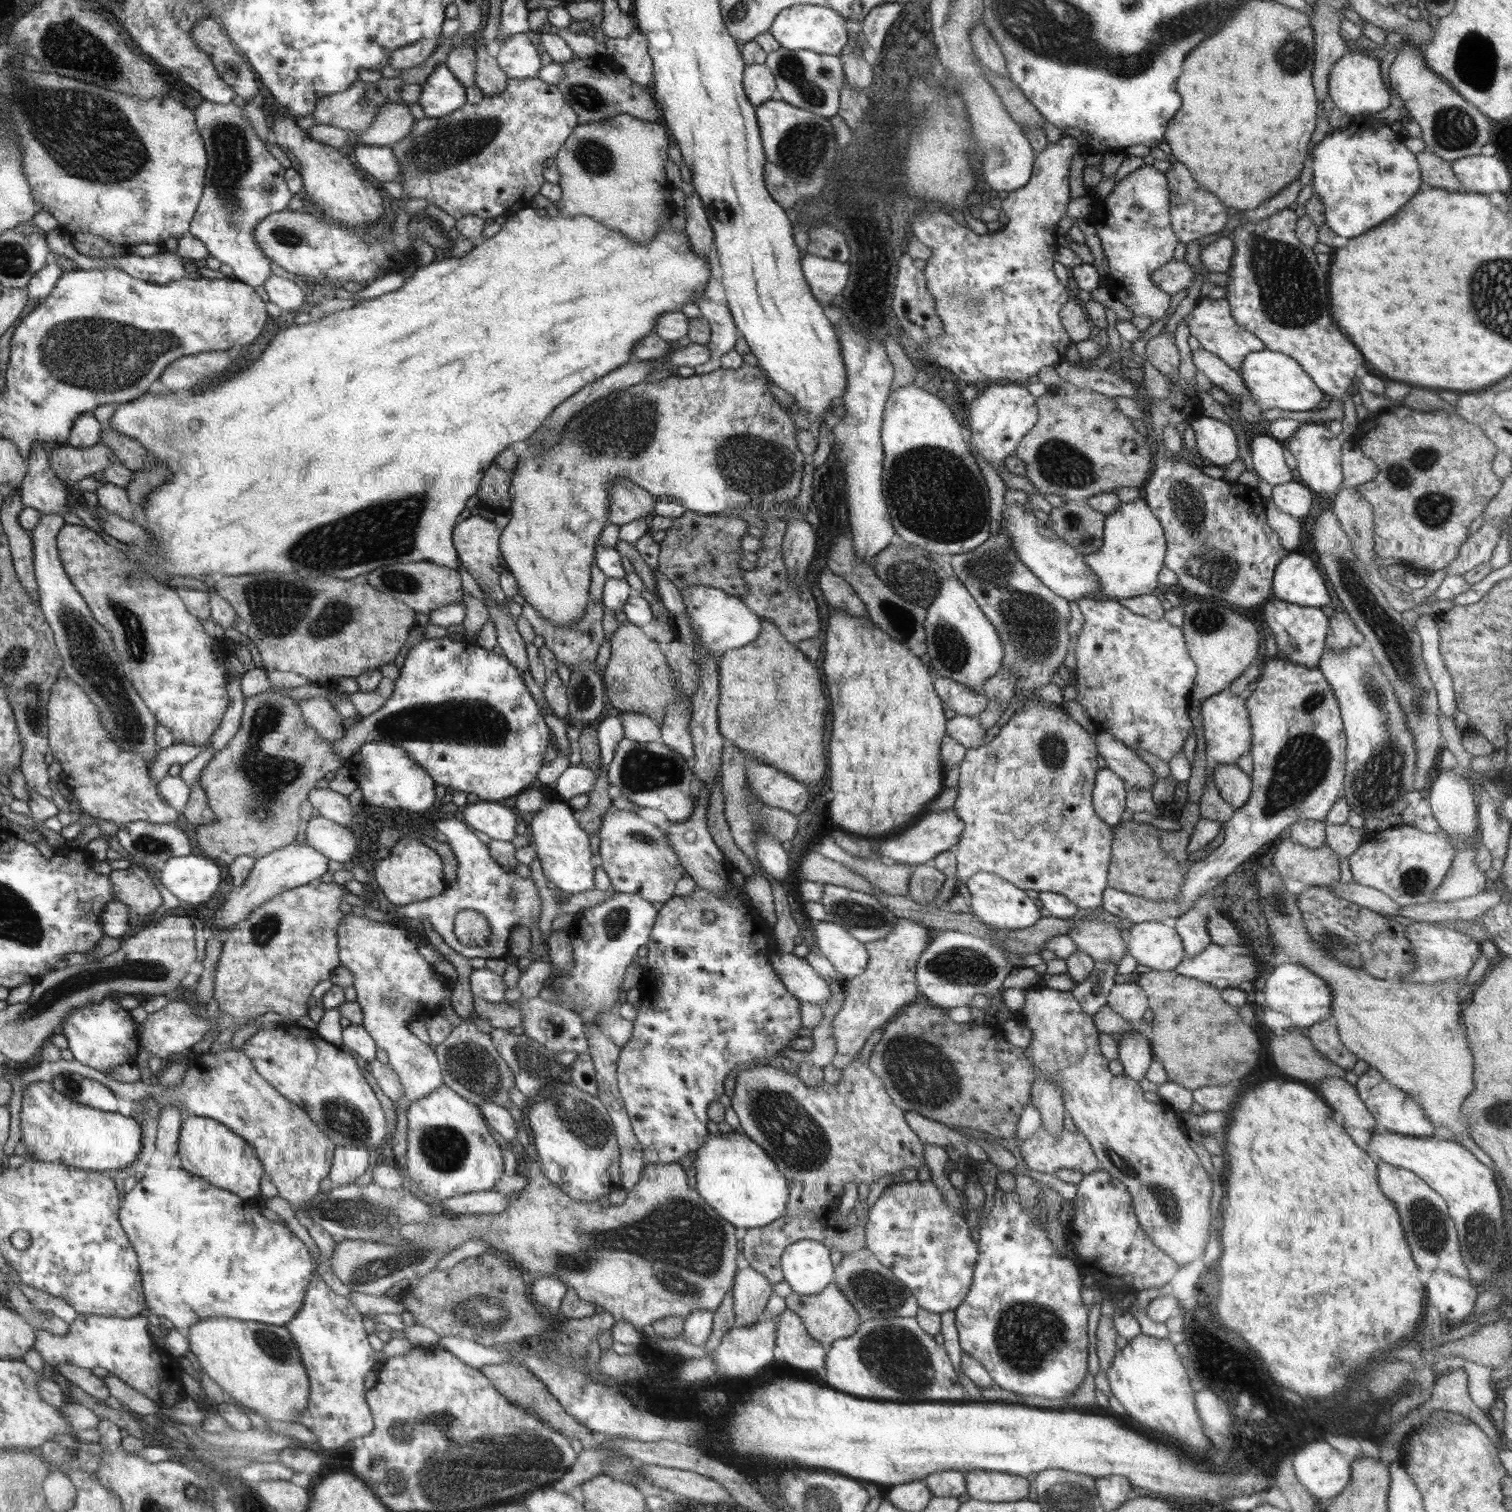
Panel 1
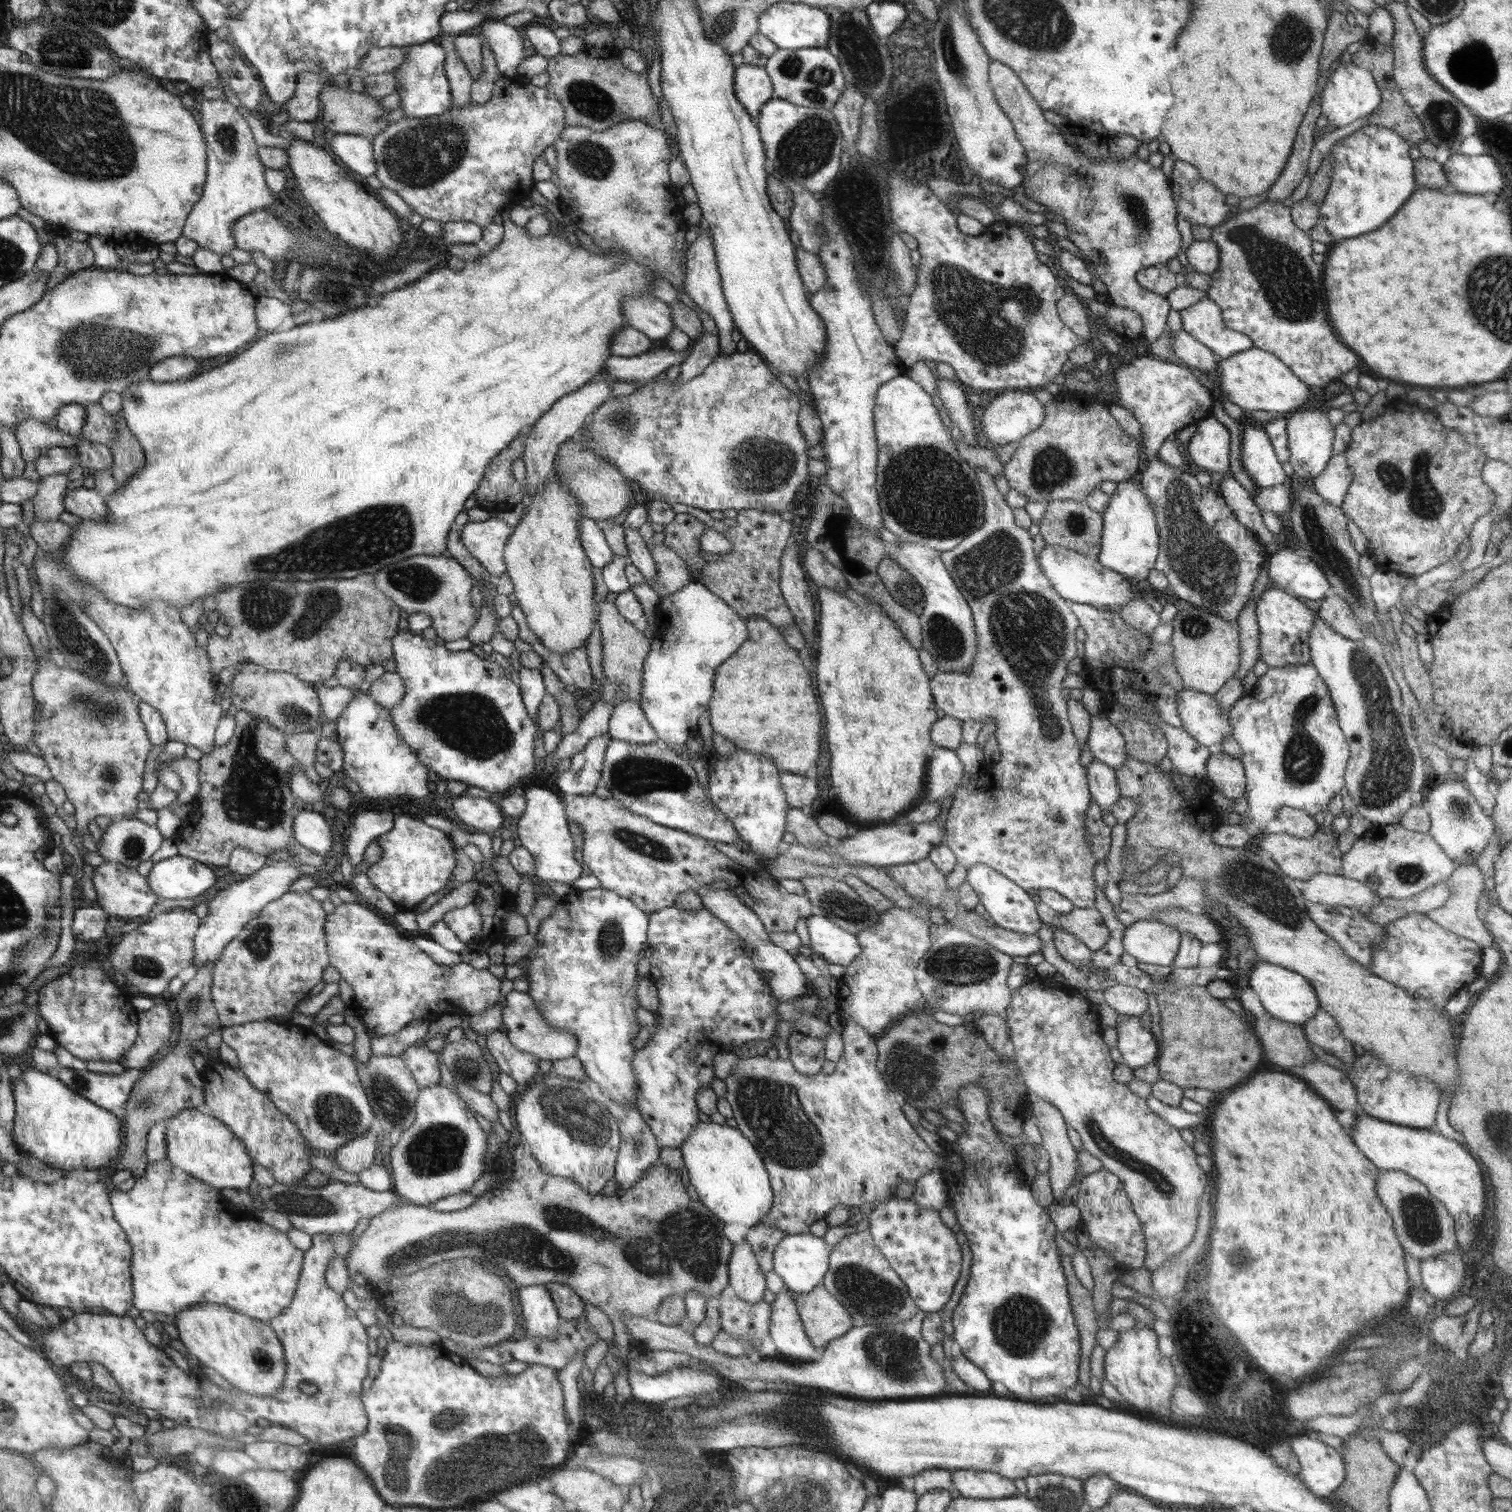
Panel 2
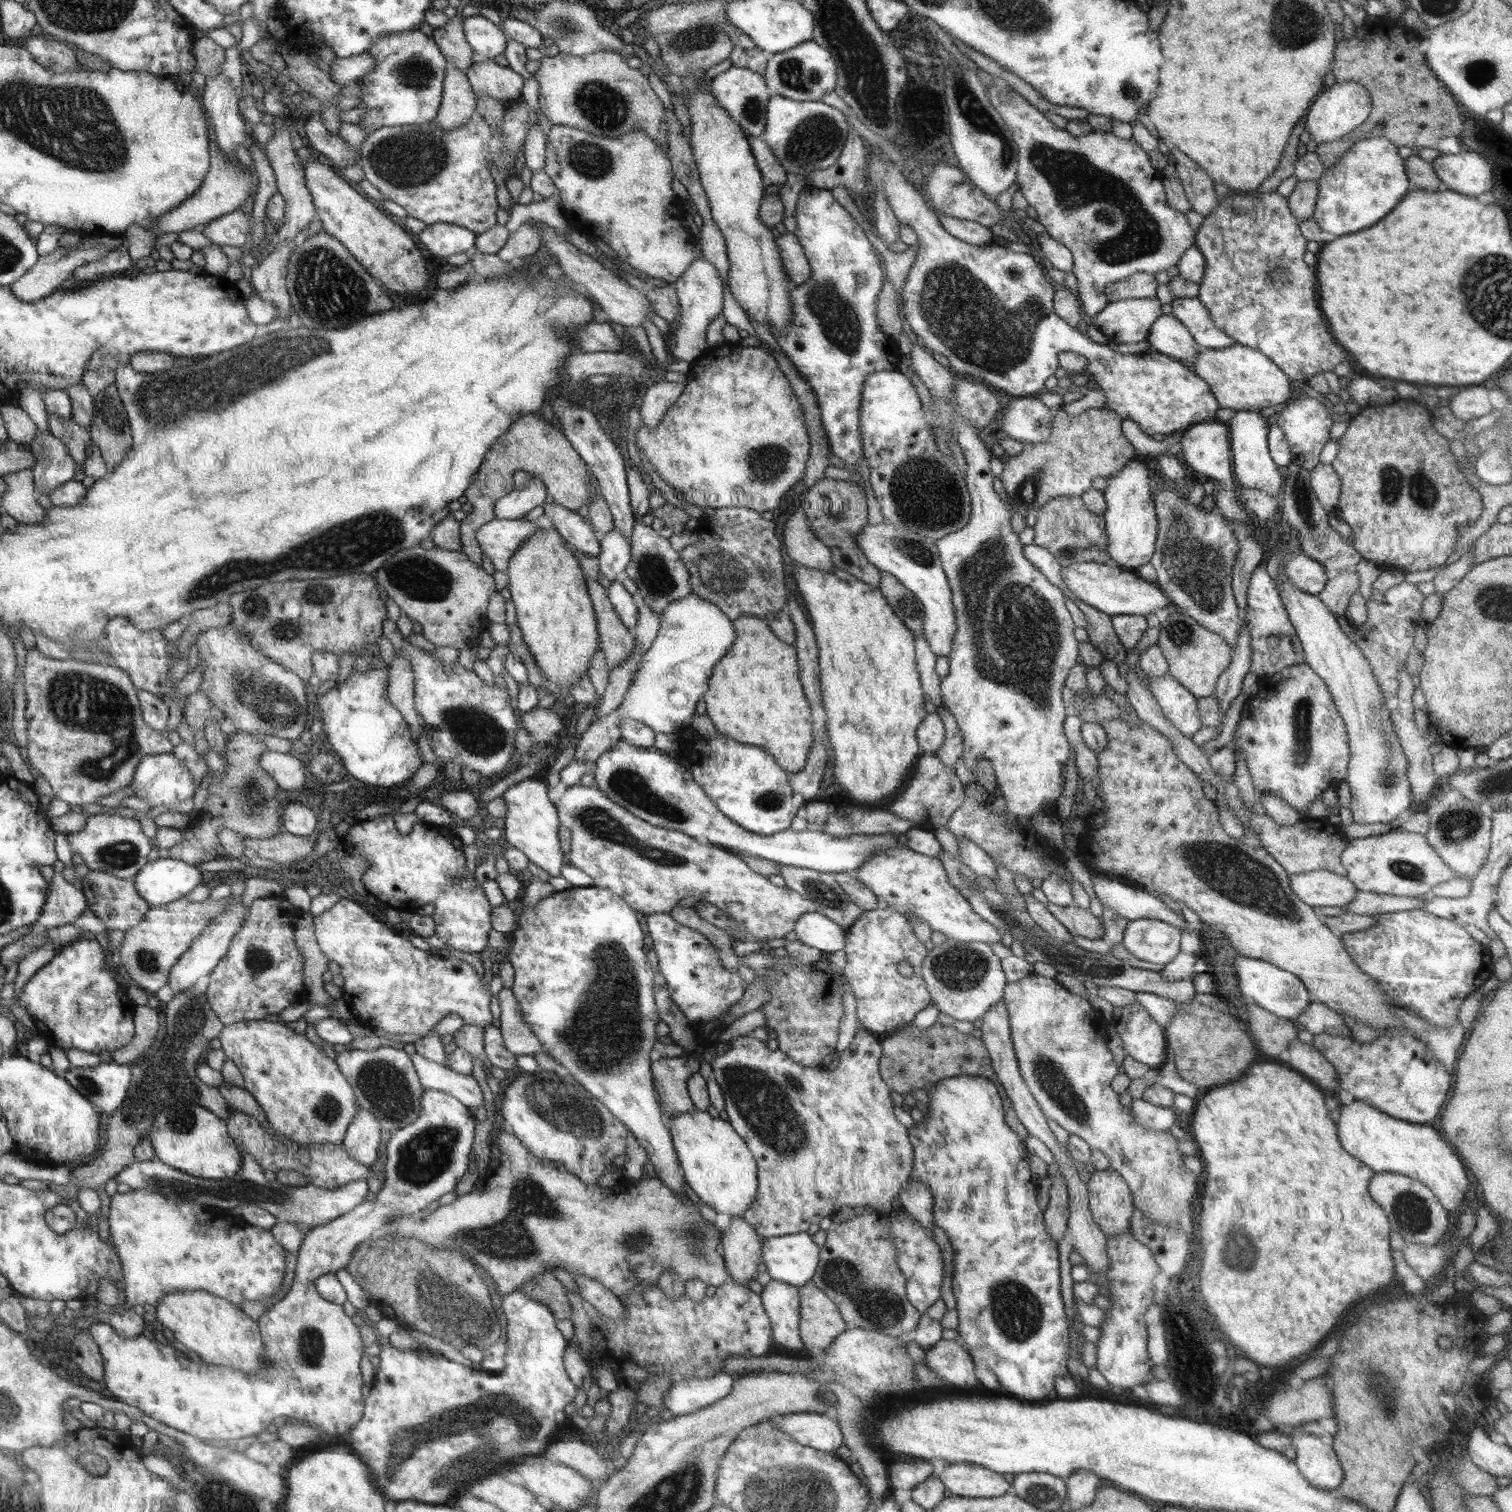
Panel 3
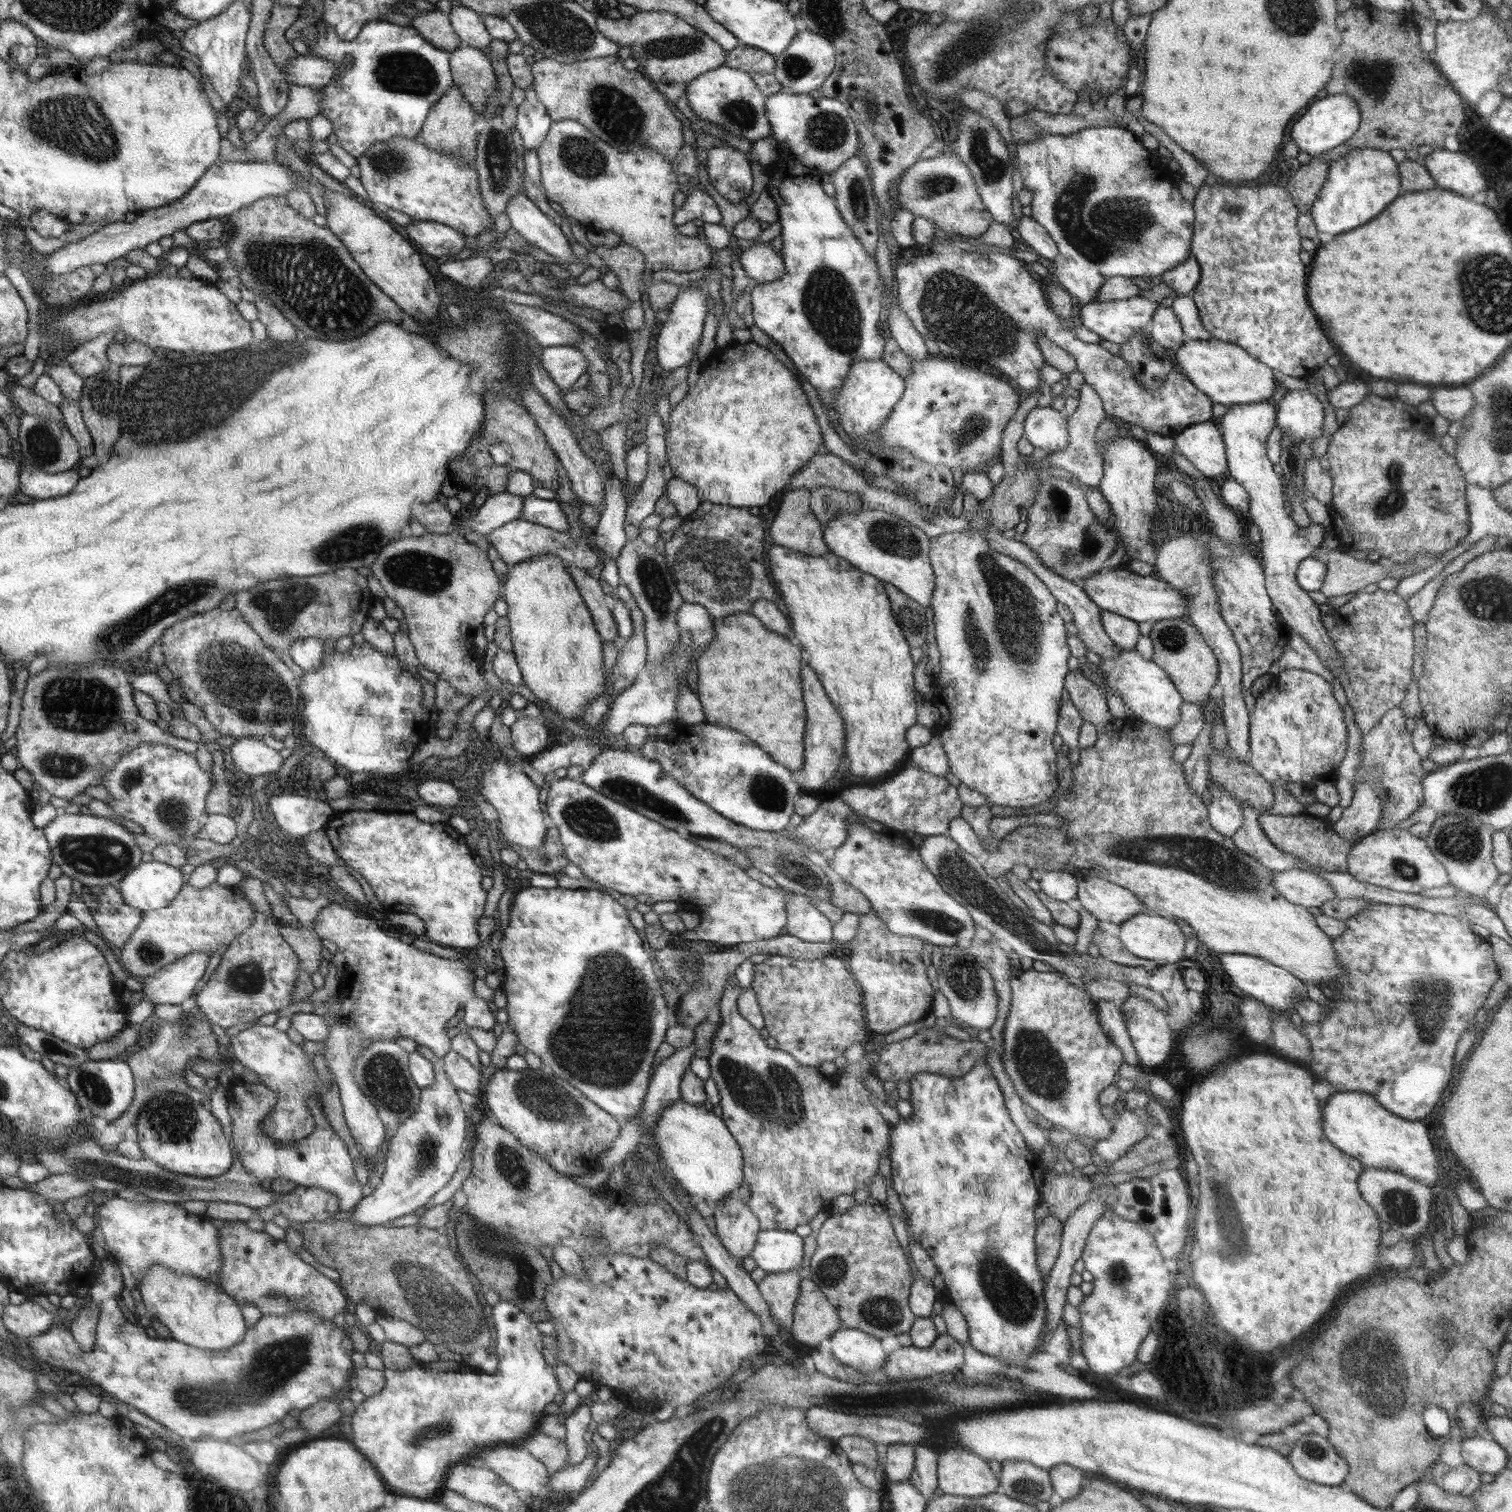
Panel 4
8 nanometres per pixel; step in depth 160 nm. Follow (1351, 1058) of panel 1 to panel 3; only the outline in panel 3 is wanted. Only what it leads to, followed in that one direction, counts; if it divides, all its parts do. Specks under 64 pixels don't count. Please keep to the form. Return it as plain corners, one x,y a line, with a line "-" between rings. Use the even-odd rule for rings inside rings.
1312,1000
1307,1009
1295,1019
1295,1022
1312,1035
1326,1032
1332,1036
1336,1034
1336,1036
1352,1038
1351,1030
1343,1016
1318,1000

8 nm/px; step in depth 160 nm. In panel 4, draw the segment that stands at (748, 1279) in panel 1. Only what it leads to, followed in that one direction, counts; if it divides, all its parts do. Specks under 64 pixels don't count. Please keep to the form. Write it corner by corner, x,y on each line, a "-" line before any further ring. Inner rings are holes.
732,1192
722,1202
717,1202
713,1216
717,1238
724,1248
738,1262
750,1256
758,1244
758,1234
762,1230
759,1217
752,1212
750,1205

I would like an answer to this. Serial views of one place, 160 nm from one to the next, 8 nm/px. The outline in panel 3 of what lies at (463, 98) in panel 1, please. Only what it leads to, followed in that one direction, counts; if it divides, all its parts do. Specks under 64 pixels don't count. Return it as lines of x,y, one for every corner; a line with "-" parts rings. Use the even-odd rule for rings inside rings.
420,30
397,32
383,36
370,50
374,70
362,80
362,100
365,107
362,122
357,124
366,135
383,127
422,125
435,120
443,101
443,79
450,62
439,44

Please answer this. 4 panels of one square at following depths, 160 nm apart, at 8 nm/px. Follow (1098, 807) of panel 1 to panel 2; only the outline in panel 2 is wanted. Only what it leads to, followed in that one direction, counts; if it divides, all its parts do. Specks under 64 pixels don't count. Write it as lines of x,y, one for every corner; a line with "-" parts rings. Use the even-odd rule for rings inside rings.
1093,759
1085,767
1091,797
1101,810
1109,810
1112,804
1121,797
1115,770
1098,759

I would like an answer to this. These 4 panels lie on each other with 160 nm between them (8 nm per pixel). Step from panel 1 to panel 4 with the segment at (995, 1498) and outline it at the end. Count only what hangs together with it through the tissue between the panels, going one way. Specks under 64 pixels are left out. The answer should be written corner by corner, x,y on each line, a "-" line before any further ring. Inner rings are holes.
948,1447
939,1453
937,1477
940,1490
953,1496
988,1496
996,1493
999,1485
990,1465
962,1447

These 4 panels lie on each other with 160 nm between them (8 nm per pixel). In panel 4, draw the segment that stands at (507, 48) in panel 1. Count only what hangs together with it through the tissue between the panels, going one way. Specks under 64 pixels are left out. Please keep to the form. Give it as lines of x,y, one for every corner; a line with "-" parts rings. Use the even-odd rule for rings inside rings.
455,4
447,15
462,44
482,51
493,39
483,25
483,15

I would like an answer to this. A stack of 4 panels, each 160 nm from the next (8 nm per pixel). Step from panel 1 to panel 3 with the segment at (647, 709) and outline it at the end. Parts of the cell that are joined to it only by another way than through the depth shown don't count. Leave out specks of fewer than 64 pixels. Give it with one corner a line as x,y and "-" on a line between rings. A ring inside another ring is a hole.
587,578
587,584
596,617
599,618
600,650
605,654
609,672
612,672
634,652
635,634
620,621
619,614
608,602
606,588
590,578

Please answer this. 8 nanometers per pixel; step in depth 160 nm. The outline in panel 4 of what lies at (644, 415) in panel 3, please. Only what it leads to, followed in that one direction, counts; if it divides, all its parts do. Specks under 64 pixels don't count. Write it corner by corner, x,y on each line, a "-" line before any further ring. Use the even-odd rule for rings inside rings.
657,412
647,414
646,419
644,436
647,439
644,444
650,453
650,470
626,509
626,523
639,528
642,520
655,512
657,498
662,496
667,482
673,477
667,455
664,423

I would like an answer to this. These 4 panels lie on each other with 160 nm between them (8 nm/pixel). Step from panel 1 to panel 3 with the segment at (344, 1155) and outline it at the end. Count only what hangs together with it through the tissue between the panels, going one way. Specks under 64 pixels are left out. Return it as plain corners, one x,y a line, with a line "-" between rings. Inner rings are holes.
358,1105
358,1114
347,1128
342,1143
352,1158
369,1166
378,1157
378,1148
382,1144
382,1127
372,1112

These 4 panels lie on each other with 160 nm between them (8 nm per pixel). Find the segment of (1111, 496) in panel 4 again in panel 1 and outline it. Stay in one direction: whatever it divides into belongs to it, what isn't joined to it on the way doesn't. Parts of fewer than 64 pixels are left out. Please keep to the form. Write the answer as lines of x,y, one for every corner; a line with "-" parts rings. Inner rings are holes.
1144,499
1121,502
1112,514
1106,515
1101,550
1084,556
1100,584
1097,598
1119,602
1153,594
1160,587
1159,574
1165,568
1166,542
1163,526

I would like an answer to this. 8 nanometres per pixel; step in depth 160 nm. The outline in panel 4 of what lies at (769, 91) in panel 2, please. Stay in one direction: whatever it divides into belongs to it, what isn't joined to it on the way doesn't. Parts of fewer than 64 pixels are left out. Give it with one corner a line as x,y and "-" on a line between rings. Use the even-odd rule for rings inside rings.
725,64
694,79
687,91
688,106
700,119
712,123
722,131
752,142
770,136
771,124
764,111
768,96
756,85
751,74

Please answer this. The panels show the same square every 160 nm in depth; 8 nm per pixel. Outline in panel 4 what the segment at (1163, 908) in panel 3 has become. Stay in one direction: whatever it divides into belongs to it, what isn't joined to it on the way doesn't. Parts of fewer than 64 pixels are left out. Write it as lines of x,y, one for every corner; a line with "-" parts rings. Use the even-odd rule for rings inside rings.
1094,876
1079,879
1074,903
1079,903
1098,920
1118,925
1132,916
1149,912
1133,892

